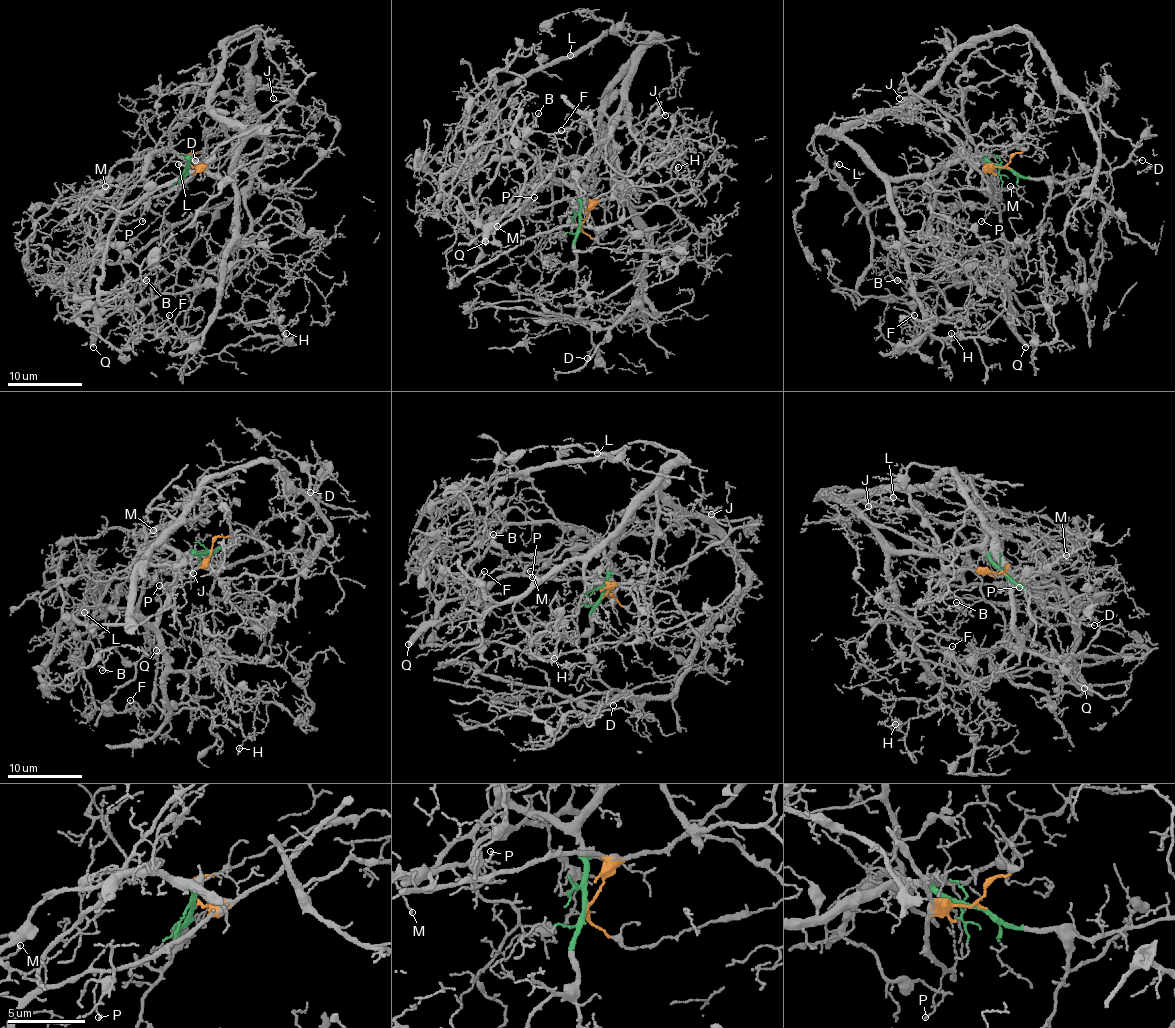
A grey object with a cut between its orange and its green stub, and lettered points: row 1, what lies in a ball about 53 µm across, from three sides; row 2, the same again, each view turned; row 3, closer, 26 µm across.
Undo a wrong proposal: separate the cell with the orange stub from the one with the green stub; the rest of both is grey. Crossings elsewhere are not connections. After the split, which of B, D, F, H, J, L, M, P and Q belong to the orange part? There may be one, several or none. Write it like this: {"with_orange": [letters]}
{"with_orange": ["B", "F", "J", "P", "Q"]}

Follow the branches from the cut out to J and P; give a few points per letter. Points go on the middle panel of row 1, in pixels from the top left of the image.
J: (582, 223), (597, 204), (616, 199), (636, 184), (681, 137), (683, 125), (663, 131), (655, 123), (664, 116)
P: (582, 223), (589, 212), (585, 199), (565, 199), (555, 204), (540, 206), (533, 204), (535, 197)

